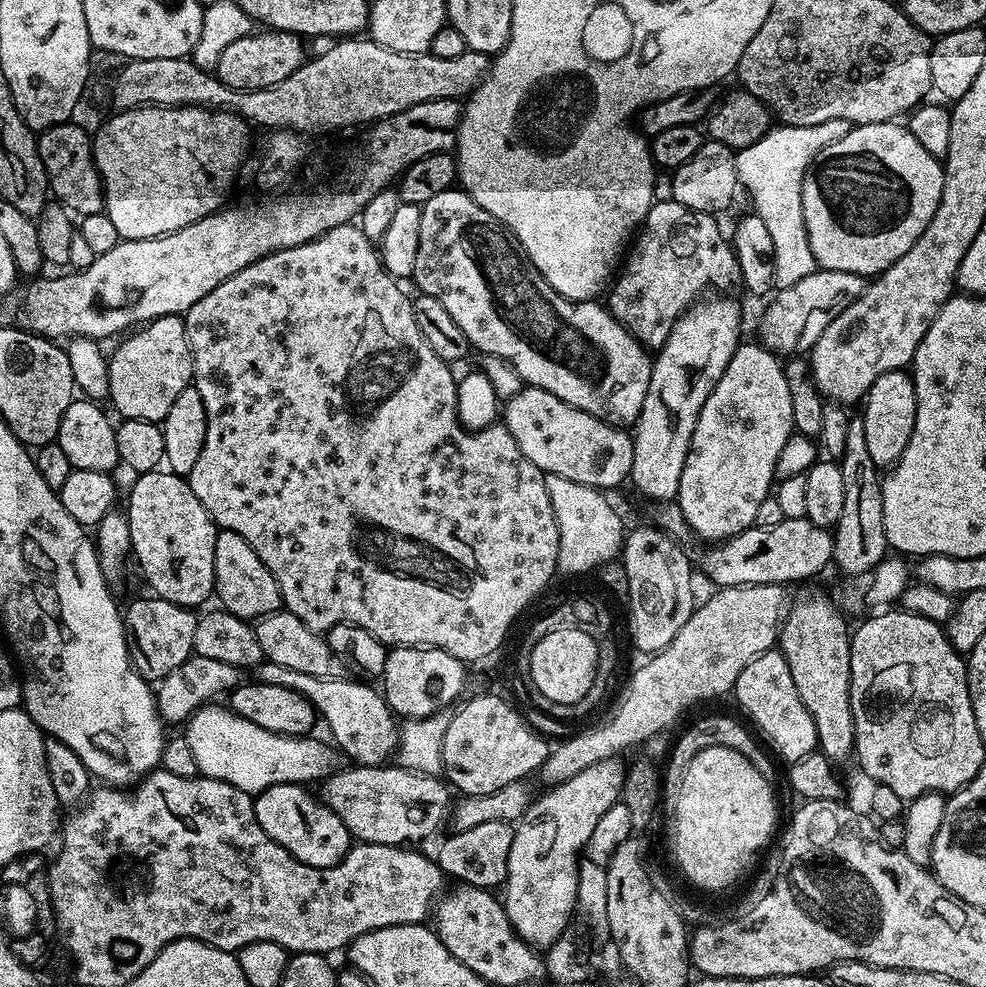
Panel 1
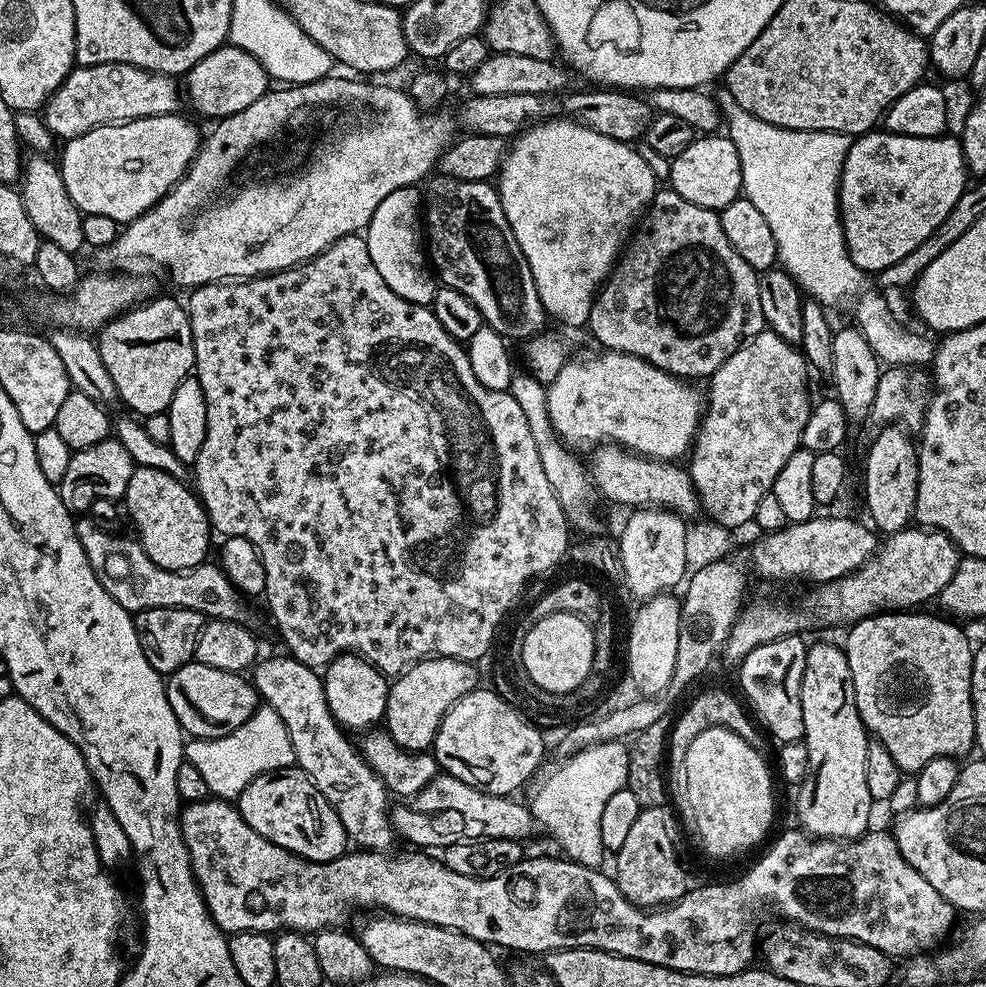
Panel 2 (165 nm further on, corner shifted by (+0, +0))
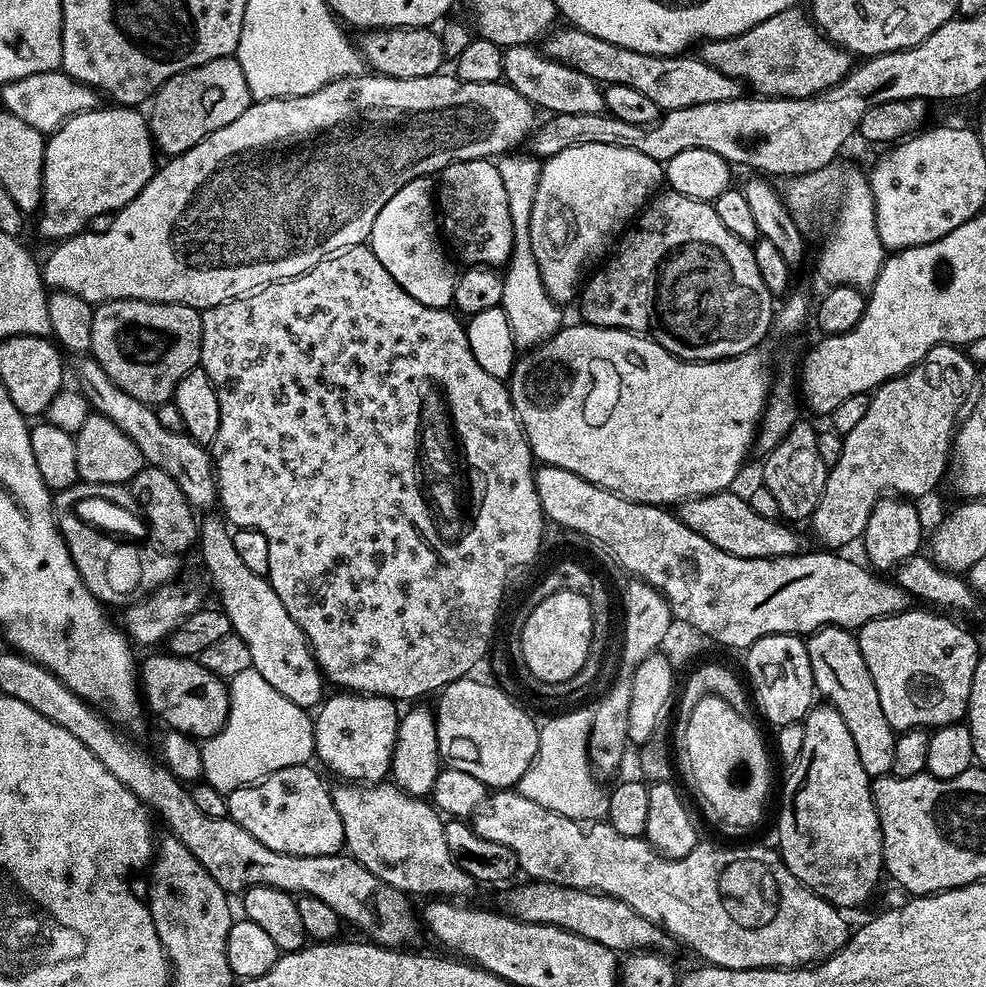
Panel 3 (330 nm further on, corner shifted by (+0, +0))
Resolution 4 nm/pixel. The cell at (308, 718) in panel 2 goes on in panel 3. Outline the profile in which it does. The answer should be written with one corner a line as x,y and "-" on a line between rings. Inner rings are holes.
344,782
338,786
340,787
334,788
331,793
335,810
342,819
345,849
380,881
384,881
410,896
430,894
429,896
448,898
455,897
454,894
466,894
476,886
473,877
466,874
450,854
446,843
445,821
441,813
436,811
429,801
406,795
391,782
381,782
373,786

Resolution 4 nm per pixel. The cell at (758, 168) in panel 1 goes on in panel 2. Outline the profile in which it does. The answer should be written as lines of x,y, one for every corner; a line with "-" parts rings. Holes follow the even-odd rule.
733,107
732,113
727,113
726,126
728,122
728,128
726,128
726,135
734,142
734,146
738,150
738,158
742,162
742,182
744,183
742,192
743,195
750,201
754,202
754,206
758,206
758,210
766,217
766,222
770,226
770,231
774,234
774,242
776,243
776,255
778,257
779,267
783,268
785,272
788,272
800,289
801,293
808,295
809,297
817,298
824,306
830,306
830,304
836,304
842,300
848,298
856,298
860,295
860,304
854,308
854,314
856,316
855,323
858,325
863,337
870,343
870,348
874,350
874,354
881,360
881,363
888,365
889,367
914,367
916,365
931,365
936,353
937,343
934,340
930,340
916,332
912,332
904,328
895,318
889,302
882,296
884,295
879,289
874,288
871,290
872,284
870,281
869,273
864,272
858,265
852,261
850,254
848,253
848,247
844,241
844,228
840,225
840,197
838,195
838,183
840,181
840,171
844,165
844,159
846,154
850,150
852,140
845,136
843,132
799,132
798,130
786,130
785,128
779,128
774,126
770,122
762,122
758,118
754,118
746,110

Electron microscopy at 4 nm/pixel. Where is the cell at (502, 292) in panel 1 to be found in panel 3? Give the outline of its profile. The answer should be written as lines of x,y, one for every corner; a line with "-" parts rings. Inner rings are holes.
491,159
459,160
446,165
438,173
438,216
450,248
452,243
451,251
454,256
456,251
457,261
465,260
463,263
468,266
487,266
494,269
507,265
512,254
510,206
506,206
506,189
502,187
502,177
498,175
495,163

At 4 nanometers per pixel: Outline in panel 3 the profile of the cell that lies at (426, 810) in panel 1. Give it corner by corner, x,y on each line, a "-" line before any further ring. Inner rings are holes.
520,790
493,791
485,799
479,812
471,817
470,823
473,830
482,838
486,838
490,842
498,842
502,846
514,850
519,871
528,875
525,877
542,884
557,884
586,892
600,892
604,896
618,898
622,902
626,902
626,906
630,906
638,914
642,914
642,918
646,918
657,924
659,928
664,929
673,941
681,940
690,951
697,952
704,959
701,961
708,966
718,968
802,968
818,964
821,960
829,960
835,952
842,950
842,946
850,935
850,927
848,928
847,922
844,921
845,913
828,900
822,899
817,892
811,892
798,878
794,878
794,874
790,874
790,870
784,865
780,853
775,847
763,848
760,844
752,844
749,848
719,848
716,844
700,842
697,843
694,850
690,850
690,854
684,856
683,860
671,860
668,856
660,855
647,840
639,836
618,834
618,830
614,830
606,822
585,822
564,817
554,810
548,810
546,806
538,806
538,802
526,798
523,791

